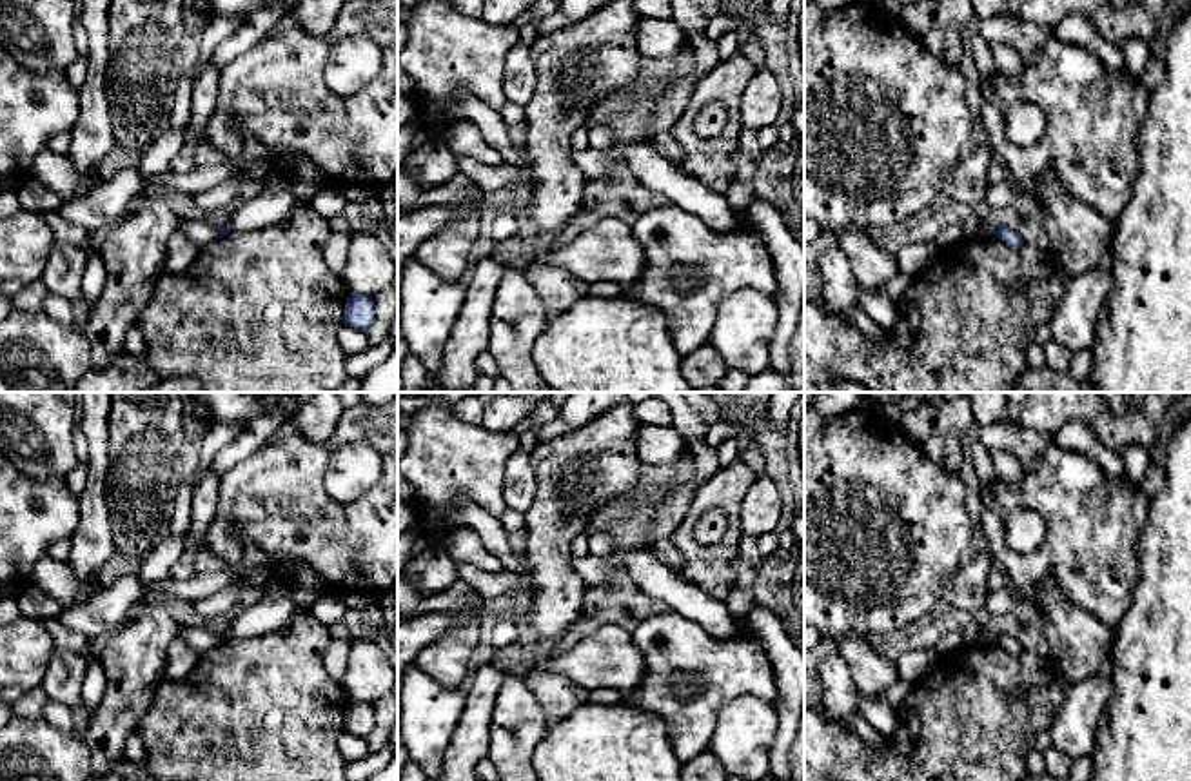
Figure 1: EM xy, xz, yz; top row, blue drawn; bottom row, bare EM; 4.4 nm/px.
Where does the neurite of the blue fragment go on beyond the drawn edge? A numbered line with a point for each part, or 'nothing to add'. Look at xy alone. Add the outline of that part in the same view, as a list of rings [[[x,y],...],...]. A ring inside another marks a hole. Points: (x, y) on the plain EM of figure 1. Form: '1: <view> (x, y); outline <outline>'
nothing to add

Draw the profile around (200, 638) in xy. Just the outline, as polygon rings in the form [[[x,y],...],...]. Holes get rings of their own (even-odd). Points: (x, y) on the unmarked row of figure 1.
[[[207,625],[178,627],[178,638],[182,638],[198,656],[220,645],[220,632],[220,627],[211,628]]]

